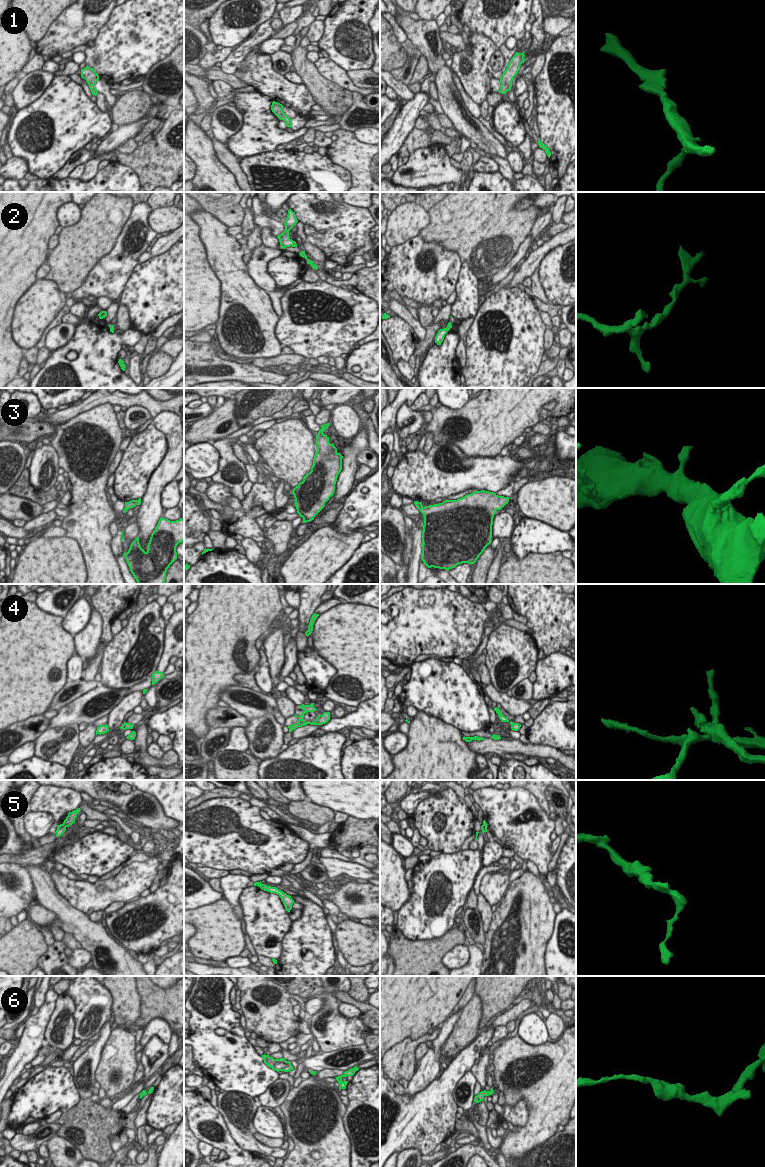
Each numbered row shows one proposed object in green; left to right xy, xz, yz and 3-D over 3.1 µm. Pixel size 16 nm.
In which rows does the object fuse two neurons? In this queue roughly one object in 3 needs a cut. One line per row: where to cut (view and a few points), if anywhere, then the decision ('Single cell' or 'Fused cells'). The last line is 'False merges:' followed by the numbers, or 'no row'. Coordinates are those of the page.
1: No split. Single cell
2: Split along xy (111, 327), (113, 329). Fused cells
3: No split. Single cell
4: No split. Single cell
5: Split along xy (62, 824), (65, 827). Fused cells
6: No split. Single cell
False merges: 2, 5

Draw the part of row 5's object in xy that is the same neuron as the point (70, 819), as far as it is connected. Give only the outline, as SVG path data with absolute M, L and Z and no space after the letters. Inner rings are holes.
M77 808L76 810L69 812L68 816L66 817L66 819L63 822L63 825L65 827L69 827L70 825L72 825L73 823L75 823L75 818L77 817L77 814L80 812L80 808Z

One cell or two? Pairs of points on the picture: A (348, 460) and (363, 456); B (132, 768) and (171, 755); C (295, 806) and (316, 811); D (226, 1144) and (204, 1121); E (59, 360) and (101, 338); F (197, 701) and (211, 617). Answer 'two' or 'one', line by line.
A: two
B: two
C: one
D: one
E: one
F: one

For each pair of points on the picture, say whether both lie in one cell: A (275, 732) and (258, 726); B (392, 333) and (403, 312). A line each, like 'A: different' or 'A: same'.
A: same
B: different

